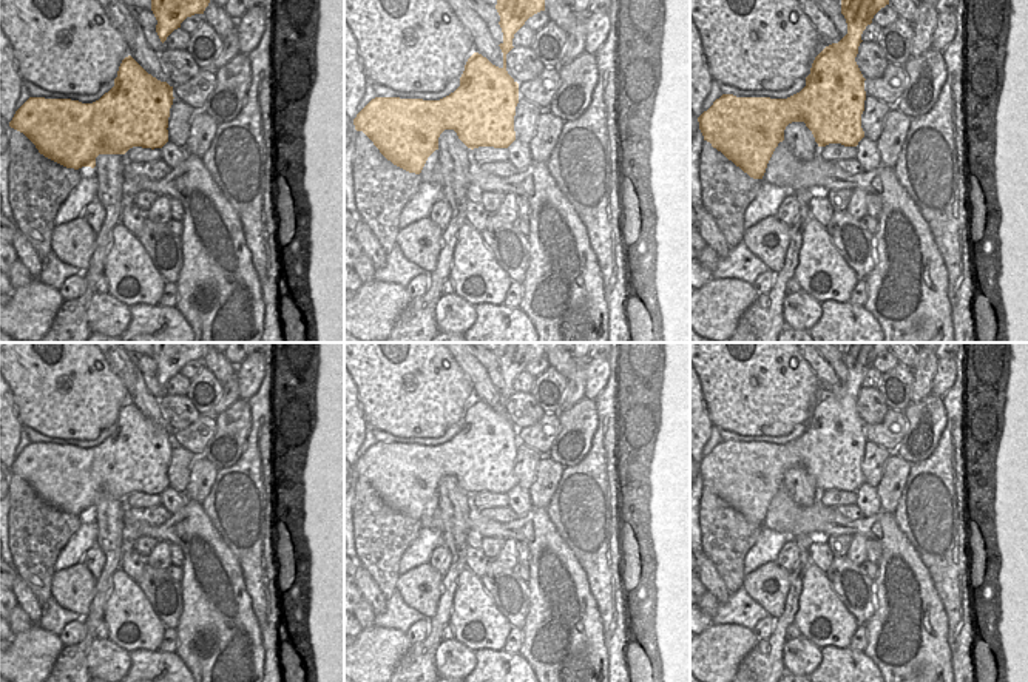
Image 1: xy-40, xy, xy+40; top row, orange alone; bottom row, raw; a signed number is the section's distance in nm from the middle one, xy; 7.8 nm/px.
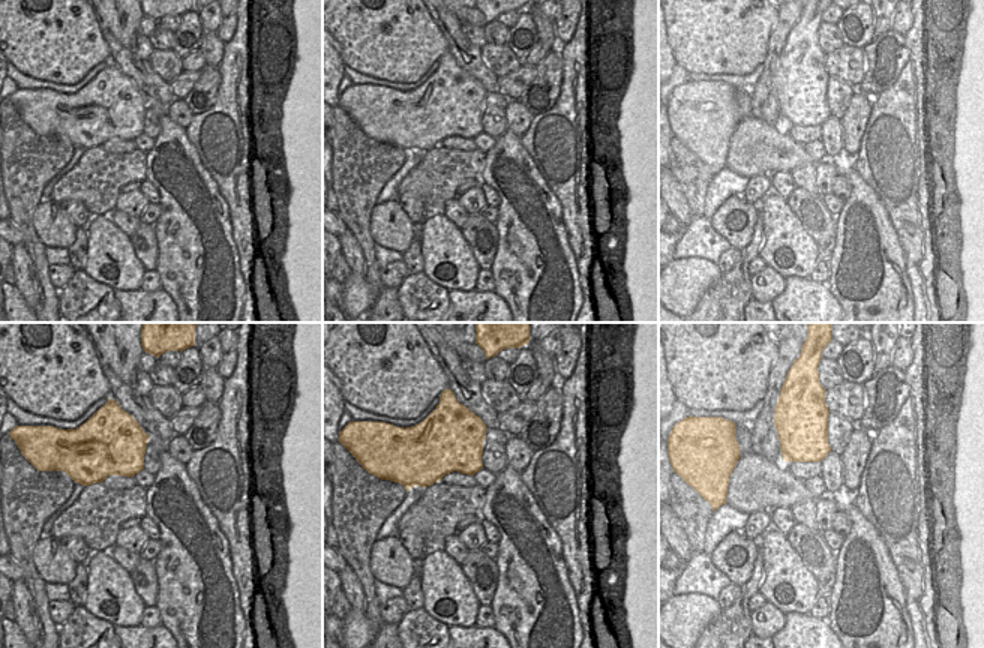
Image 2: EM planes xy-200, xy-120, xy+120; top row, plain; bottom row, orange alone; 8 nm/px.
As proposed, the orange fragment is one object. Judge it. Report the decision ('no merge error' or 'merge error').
no merge error

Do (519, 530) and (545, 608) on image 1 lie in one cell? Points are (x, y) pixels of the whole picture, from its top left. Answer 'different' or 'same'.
same

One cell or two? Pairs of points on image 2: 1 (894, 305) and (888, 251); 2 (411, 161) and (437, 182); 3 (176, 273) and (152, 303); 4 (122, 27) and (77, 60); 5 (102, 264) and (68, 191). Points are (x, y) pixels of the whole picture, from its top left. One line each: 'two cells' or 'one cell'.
1: one cell
2: two cells
3: two cells
4: two cells
5: two cells

